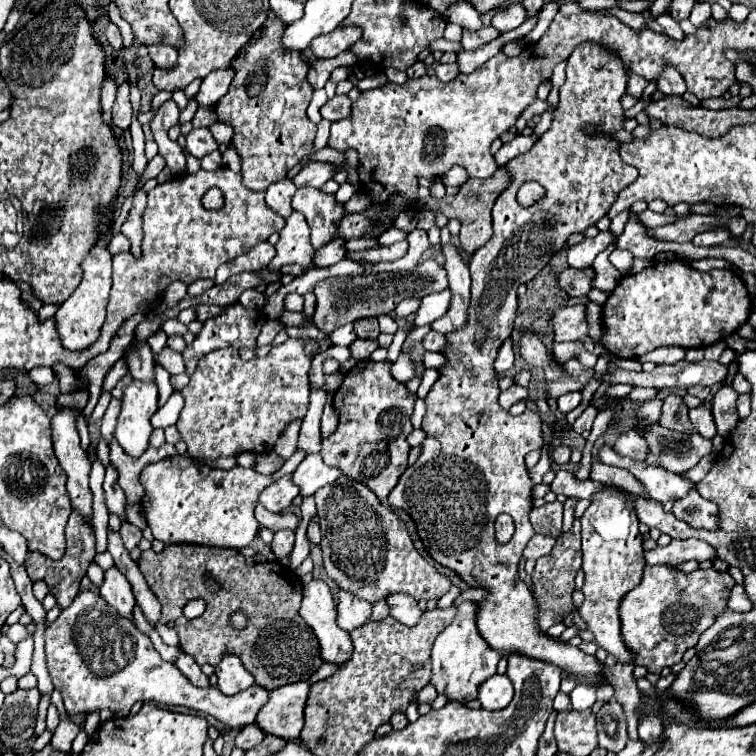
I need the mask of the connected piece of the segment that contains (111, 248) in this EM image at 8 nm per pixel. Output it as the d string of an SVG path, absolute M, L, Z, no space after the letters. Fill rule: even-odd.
M115 234L115 236L111 238L111 242L107 244L107 252L109 252L111 256L115 256L115 254L119 254L119 252L125 252L125 250L129 250L129 240L127 240L123 234Z

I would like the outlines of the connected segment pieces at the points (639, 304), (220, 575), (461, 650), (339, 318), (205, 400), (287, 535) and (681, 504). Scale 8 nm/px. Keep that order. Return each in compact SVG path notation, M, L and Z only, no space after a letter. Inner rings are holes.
M681 262L671 264L653 264L641 274L625 276L617 288L609 294L609 300L603 306L603 344L619 358L637 358L645 352L651 352L659 346L681 346L681 348L699 348L699 344L715 344L735 330L739 330L753 312L753 304L747 292L745 282L731 270L711 270L697 272L691 266Z
M171 544L159 554L147 550L141 554L139 568L161 602L161 624L175 624L181 650L199 666L217 666L225 654L235 654L255 676L259 686L273 690L293 682L309 682L315 670L323 664L319 640L299 616L303 582L289 568L277 562L257 562L247 566L245 558L235 548L211 548L197 544ZM203 572L211 572L221 582L221 592L207 592L201 580ZM191 598L203 598L207 602L207 610L195 620L185 620L183 606ZM237 610L243 610L249 618L245 630L229 626L229 616ZM267 626L269 638L263 638Z
M461 602L457 606L457 614L453 622L437 636L433 644L433 652L431 652L431 660L433 660L431 684L437 688L439 694L447 694L449 700L455 700L455 702L477 698L479 684L495 674L497 664L501 660L501 654L489 648L489 644L485 644L485 640L481 638L477 630L477 624L475 624L477 610L479 610L477 602Z
M423 260L415 270L407 272L379 272L367 276L339 276L321 280L315 286L317 310L313 314L315 326L323 332L331 332L347 322L355 322L359 318L381 316L393 312L393 308L407 296L427 296L433 292L441 292L447 288L447 272L435 260ZM381 312L381 314L371 314Z
M287 338L283 344L271 348L267 356L253 358L249 362L243 362L235 348L213 350L209 352L209 356L201 358L197 370L191 374L191 382L181 390L185 398L185 408L175 424L177 430L181 432L181 440L187 444L189 456L217 460L217 458L239 456L243 452L255 452L255 454L271 452L285 424L289 424L295 418L303 418L309 406L307 372L315 352L305 350L307 342L311 340Z
M285 528L275 532L275 540L271 544L271 550L275 554L275 560L279 560L281 556L287 556L293 550L293 542L295 542L295 532Z
M689 492L689 496L675 500L673 514L687 522L691 528L719 530L719 508L711 500L705 500L699 492Z

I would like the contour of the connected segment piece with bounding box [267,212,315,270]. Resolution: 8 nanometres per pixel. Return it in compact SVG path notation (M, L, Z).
M293 212L287 218L287 224L281 230L281 238L275 248L277 256L267 266L269 270L277 270L285 264L309 266L313 262L315 250L309 244L309 224L305 224L305 216L301 216L301 212Z

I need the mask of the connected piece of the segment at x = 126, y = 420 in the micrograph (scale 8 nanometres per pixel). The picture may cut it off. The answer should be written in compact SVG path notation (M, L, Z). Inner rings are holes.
M133 380L123 390L123 408L119 414L115 438L125 454L139 458L149 448L153 432L151 416L157 410L157 386Z

